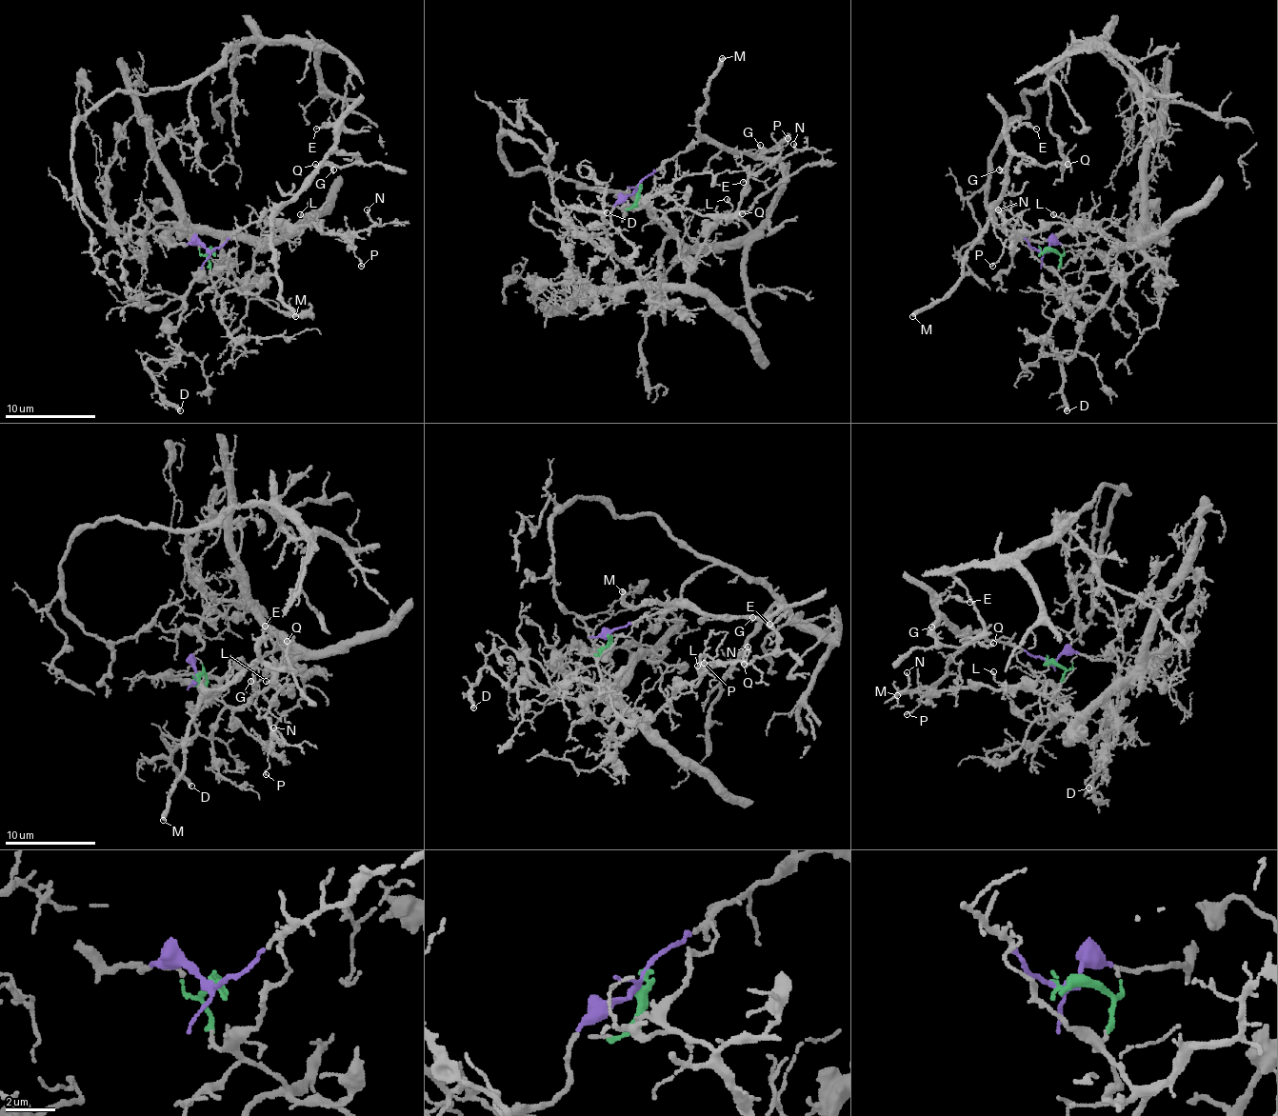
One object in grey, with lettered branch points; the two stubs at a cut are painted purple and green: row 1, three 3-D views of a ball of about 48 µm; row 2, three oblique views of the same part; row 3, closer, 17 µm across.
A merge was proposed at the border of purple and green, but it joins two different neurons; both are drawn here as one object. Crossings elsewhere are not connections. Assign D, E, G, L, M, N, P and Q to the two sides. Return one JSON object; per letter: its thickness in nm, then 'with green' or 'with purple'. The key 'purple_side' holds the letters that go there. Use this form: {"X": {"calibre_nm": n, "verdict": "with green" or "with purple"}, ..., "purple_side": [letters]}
{"D": {"calibre_nm": 360, "verdict": "with green"}, "E": {"calibre_nm": 110, "verdict": "with purple"}, "G": {"calibre_nm": 180, "verdict": "with purple"}, "L": {"calibre_nm": 150, "verdict": "with green"}, "M": {"calibre_nm": 360, "verdict": "with purple"}, "N": {"calibre_nm": 160, "verdict": "with green"}, "P": {"calibre_nm": 120, "verdict": "with green"}, "Q": {"calibre_nm": 220, "verdict": "with purple"}, "purple_side": ["E", "G", "M", "Q"]}

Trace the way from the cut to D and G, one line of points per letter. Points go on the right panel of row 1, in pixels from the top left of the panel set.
D: (1044, 249), (1059, 256), (1068, 288), (1139, 238), (1144, 261), (1059, 358), (1067, 410)
G: (1044, 249), (1032, 248), (996, 211), (996, 200), (1003, 190), (1008, 164), (998, 170)

